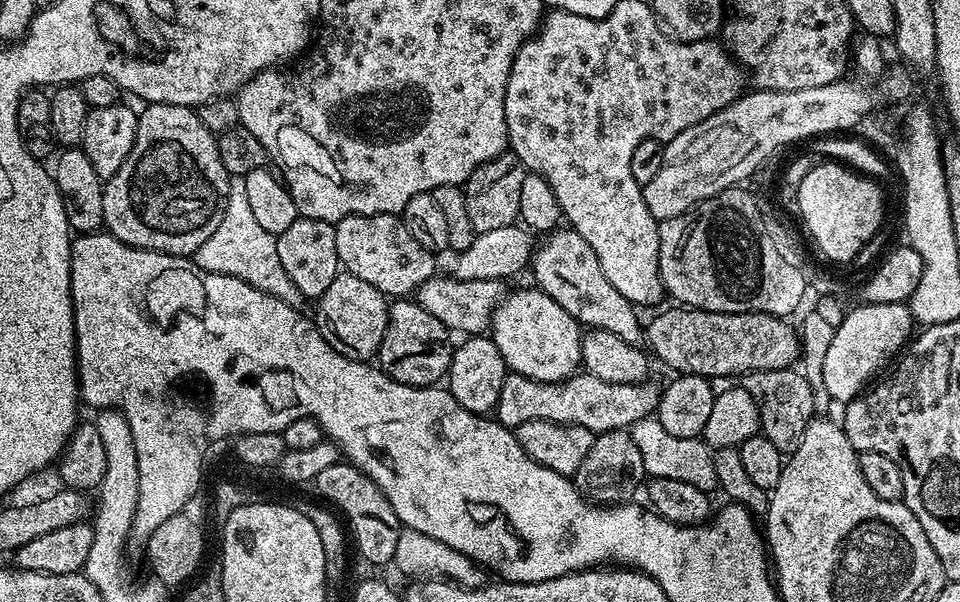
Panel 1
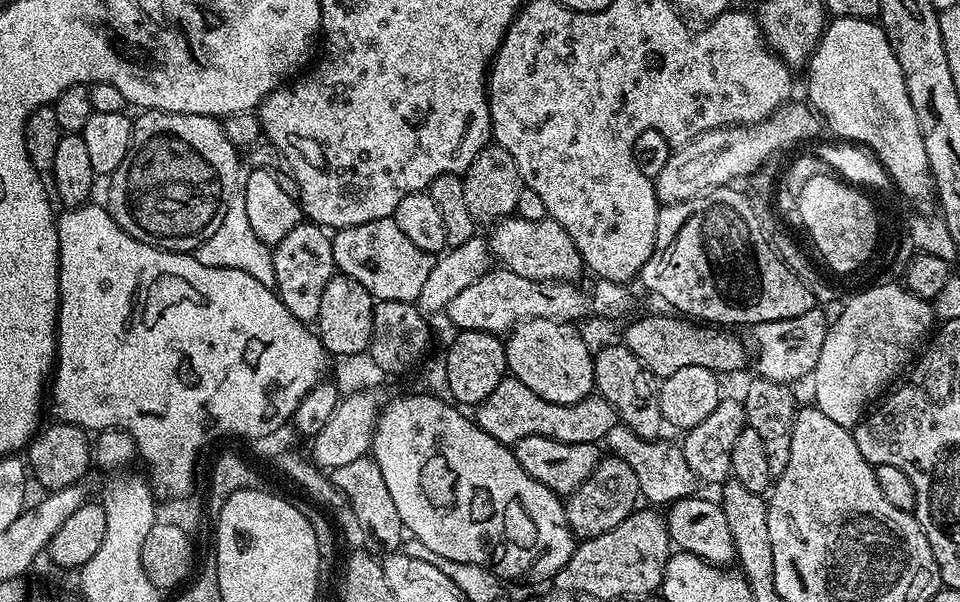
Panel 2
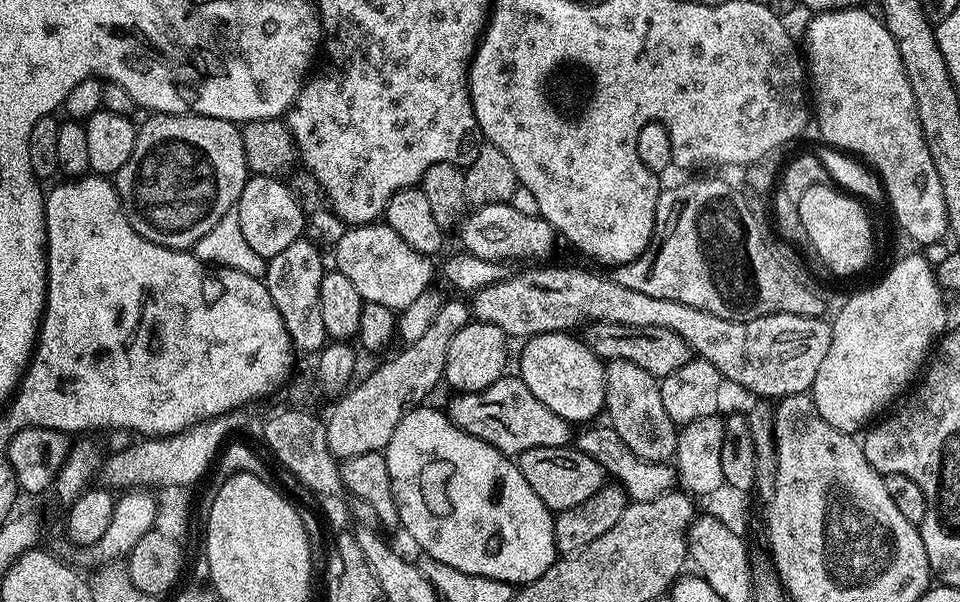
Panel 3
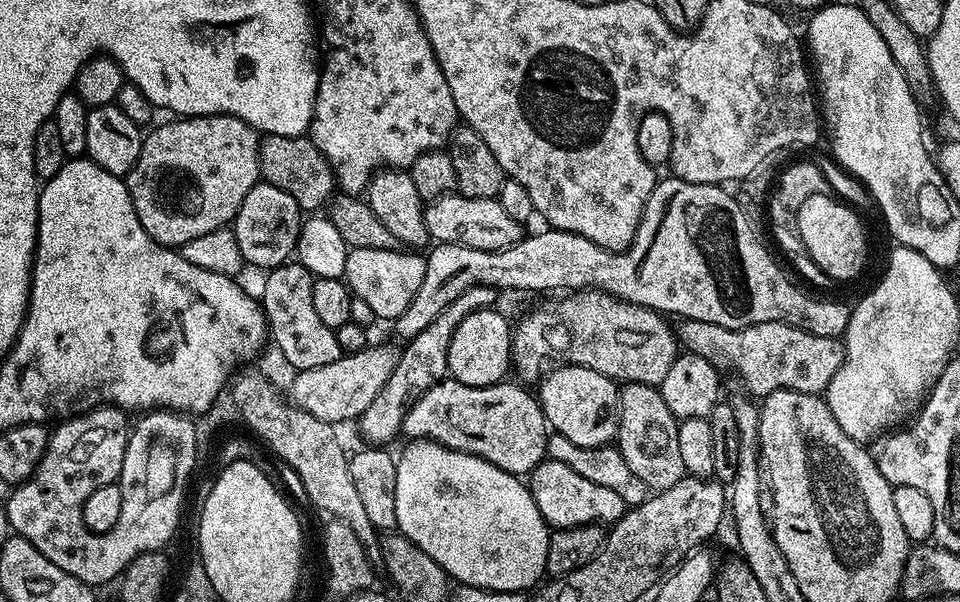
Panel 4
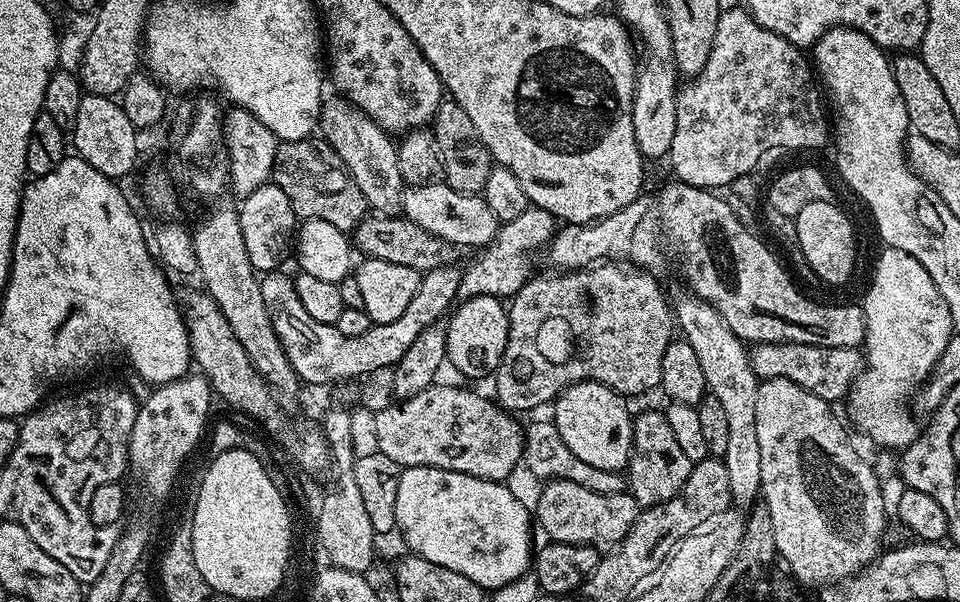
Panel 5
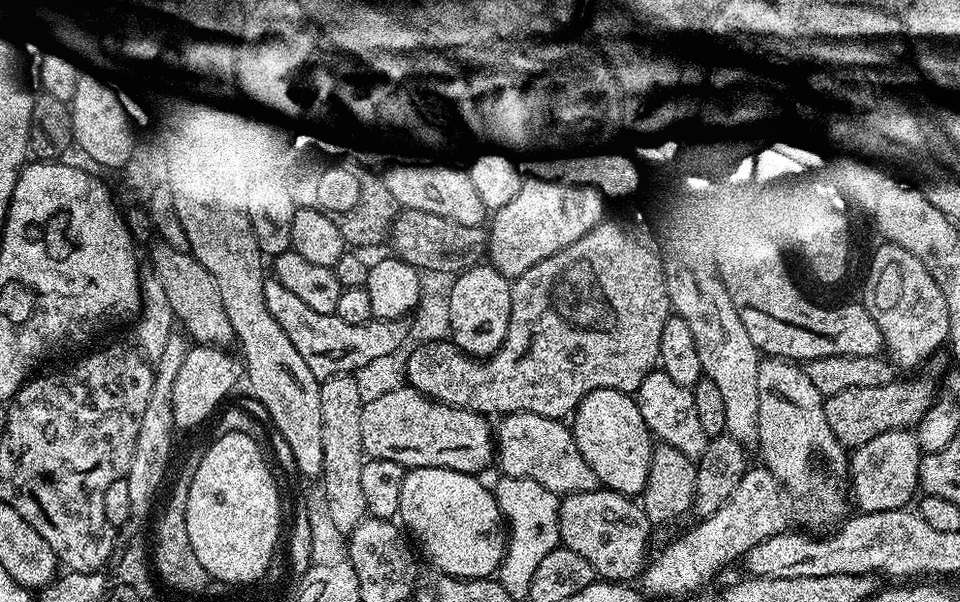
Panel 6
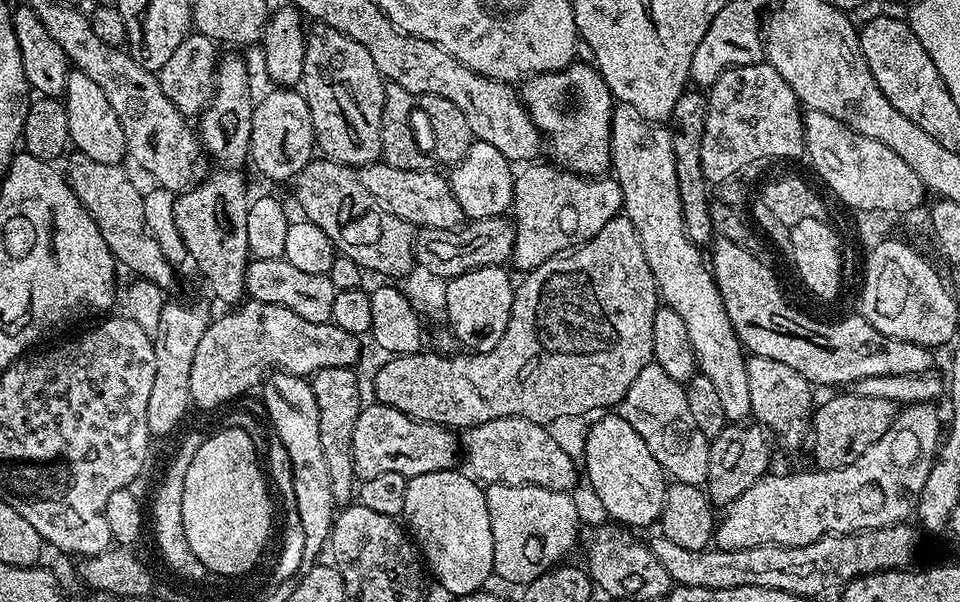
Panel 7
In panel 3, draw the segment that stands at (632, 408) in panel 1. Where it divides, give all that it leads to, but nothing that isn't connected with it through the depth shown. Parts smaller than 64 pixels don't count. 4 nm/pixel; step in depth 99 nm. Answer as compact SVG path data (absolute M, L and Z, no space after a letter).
M505 374L481 392L461 392L446 405L448 417L466 434L494 446L505 456L518 458L526 450L562 448L573 439L574 428L558 418L550 406L542 406L516 374Z

